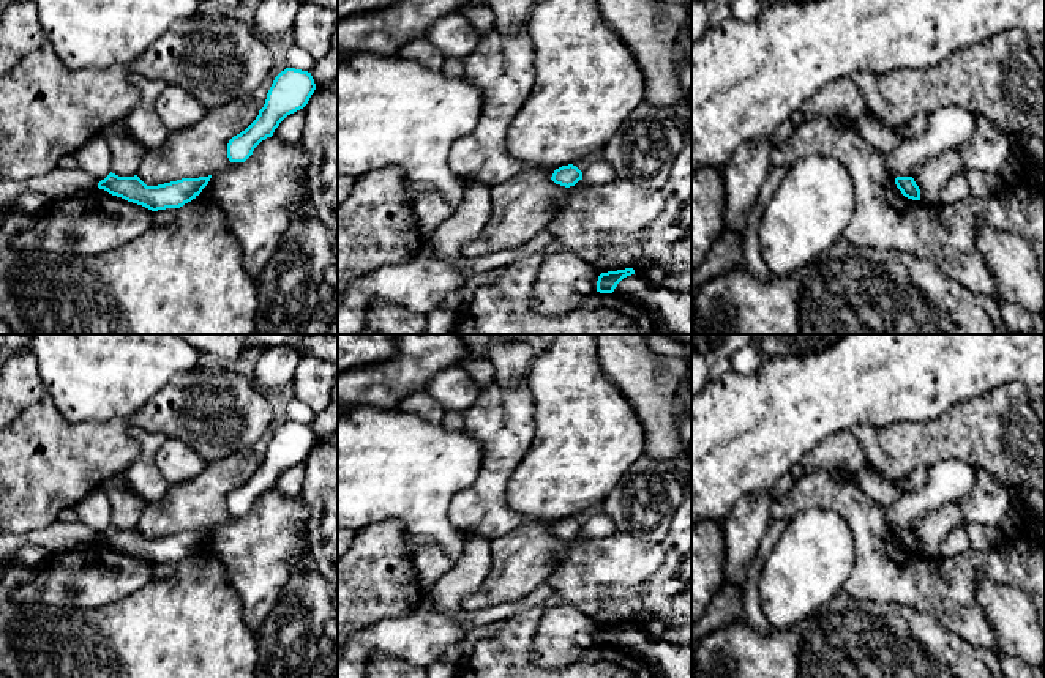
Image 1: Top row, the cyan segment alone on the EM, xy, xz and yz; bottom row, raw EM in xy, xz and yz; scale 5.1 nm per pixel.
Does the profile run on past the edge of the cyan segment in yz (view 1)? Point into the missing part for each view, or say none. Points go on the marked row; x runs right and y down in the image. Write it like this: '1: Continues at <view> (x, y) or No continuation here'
1: No continuation here

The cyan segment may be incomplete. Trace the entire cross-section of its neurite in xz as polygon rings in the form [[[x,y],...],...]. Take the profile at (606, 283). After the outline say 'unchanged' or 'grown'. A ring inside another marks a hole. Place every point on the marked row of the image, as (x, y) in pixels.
[[[633,268],[617,270],[617,271],[608,271],[601,273],[597,281],[597,292],[600,293],[612,293],[617,284],[627,278],[635,274]]]; unchanged

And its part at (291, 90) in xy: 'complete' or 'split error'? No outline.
complete

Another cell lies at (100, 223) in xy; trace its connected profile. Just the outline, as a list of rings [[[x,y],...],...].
[[[96,188],[84,200],[63,199],[52,202],[32,225],[16,233],[13,246],[28,251],[96,255],[136,240],[148,229],[152,229],[152,210]]]

